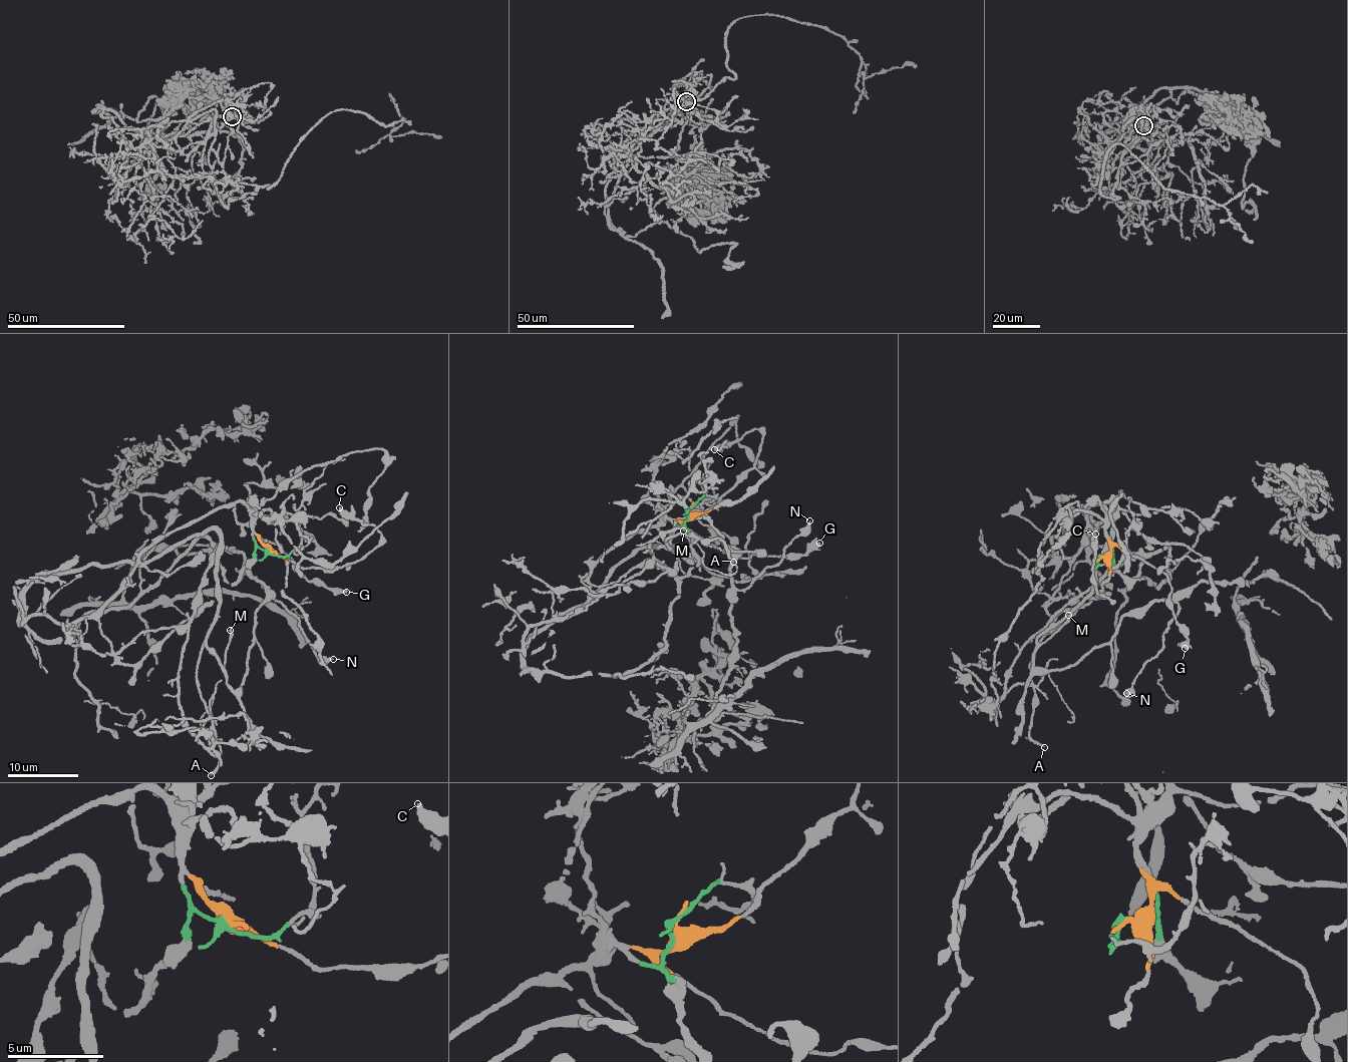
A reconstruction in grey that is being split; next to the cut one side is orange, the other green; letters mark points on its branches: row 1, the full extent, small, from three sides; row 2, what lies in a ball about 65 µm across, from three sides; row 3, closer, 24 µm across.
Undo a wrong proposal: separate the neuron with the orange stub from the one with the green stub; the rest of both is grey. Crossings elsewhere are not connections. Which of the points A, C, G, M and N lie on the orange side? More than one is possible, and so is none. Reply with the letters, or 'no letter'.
C, G

